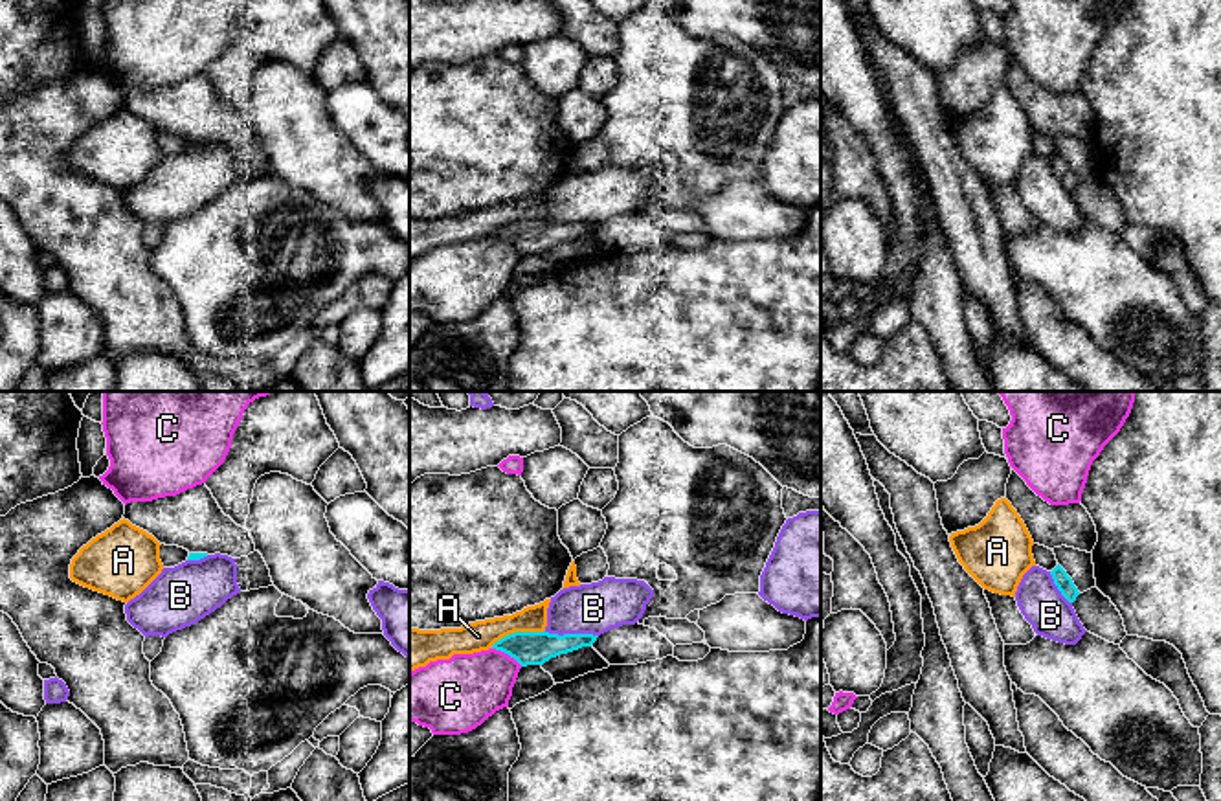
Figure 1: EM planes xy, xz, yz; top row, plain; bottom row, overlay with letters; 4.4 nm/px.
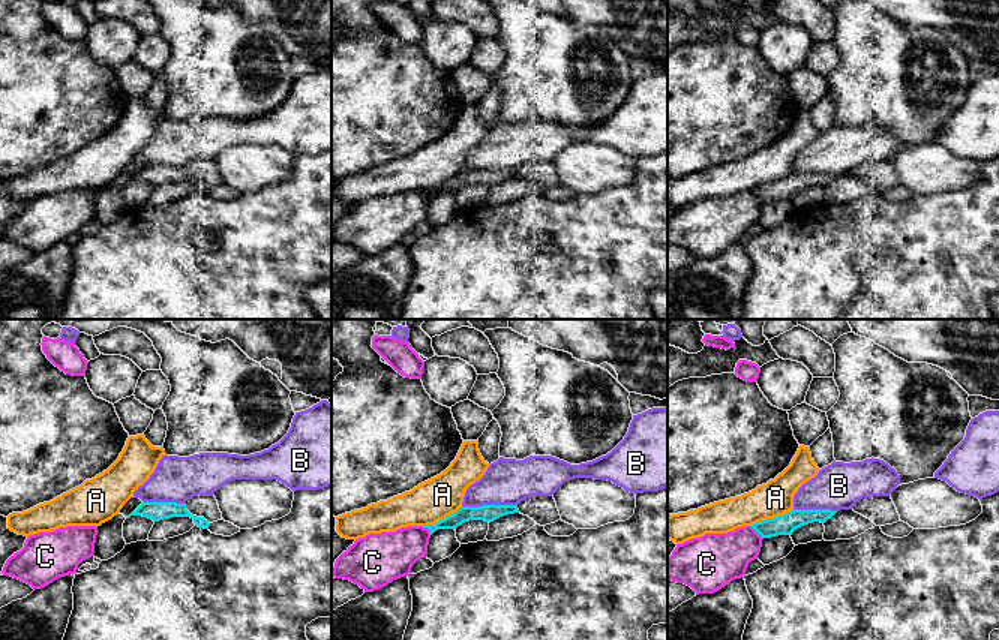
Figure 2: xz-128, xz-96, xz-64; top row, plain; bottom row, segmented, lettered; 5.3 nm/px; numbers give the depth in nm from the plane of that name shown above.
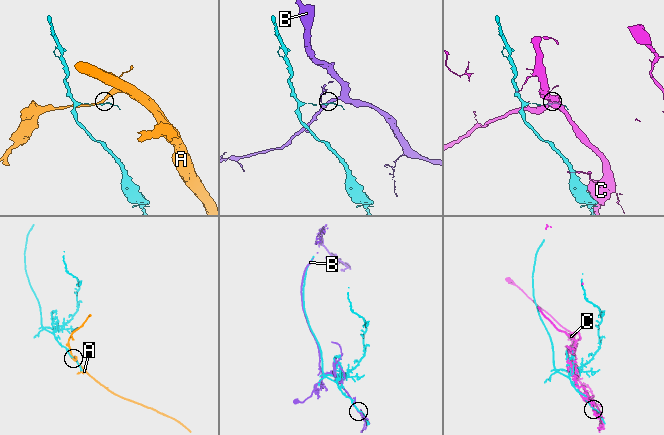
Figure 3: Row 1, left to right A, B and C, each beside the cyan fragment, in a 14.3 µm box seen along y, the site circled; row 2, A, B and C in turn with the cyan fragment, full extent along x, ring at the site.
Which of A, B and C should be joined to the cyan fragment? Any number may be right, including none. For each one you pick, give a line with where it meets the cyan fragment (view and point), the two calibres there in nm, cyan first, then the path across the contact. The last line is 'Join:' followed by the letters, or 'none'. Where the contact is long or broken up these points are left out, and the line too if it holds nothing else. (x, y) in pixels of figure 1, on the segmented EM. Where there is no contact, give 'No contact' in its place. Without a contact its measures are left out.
Join: none

